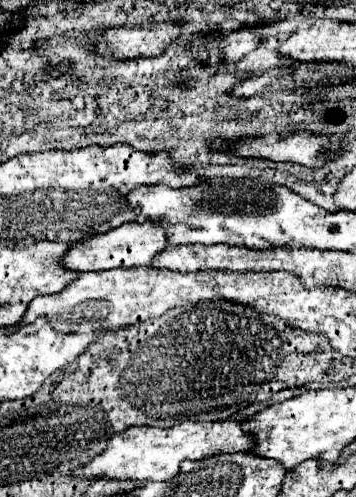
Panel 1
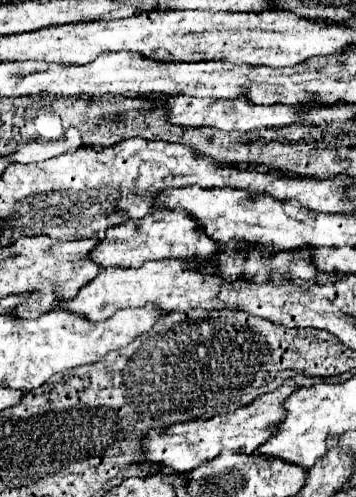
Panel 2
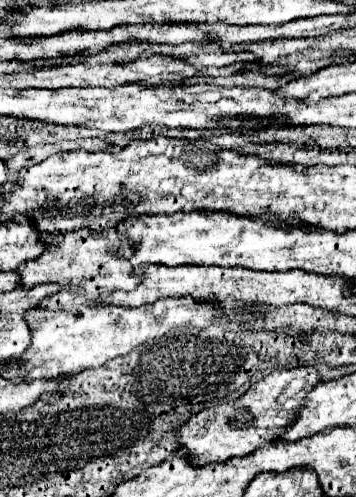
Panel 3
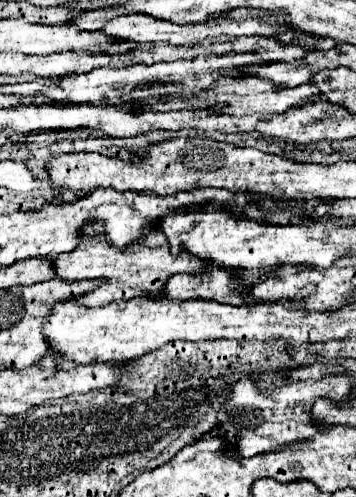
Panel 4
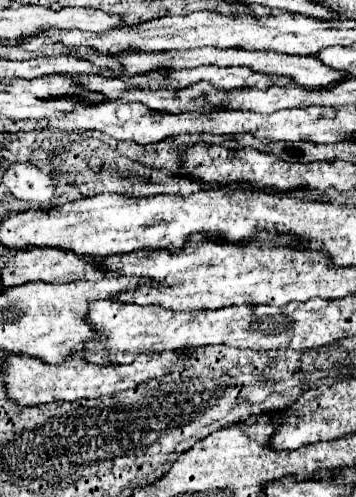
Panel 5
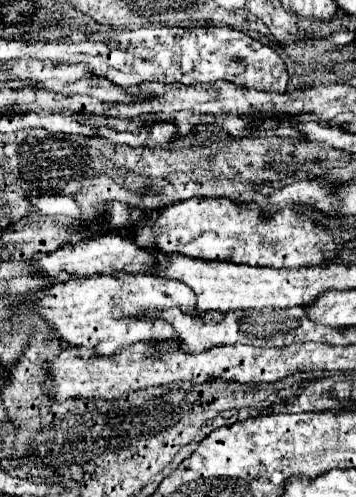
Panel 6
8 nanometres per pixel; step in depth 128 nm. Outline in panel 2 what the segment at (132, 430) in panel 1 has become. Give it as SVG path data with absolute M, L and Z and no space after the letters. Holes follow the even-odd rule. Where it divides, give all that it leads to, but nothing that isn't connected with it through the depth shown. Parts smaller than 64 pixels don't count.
M286 378L282 382L282 386L278 386L276 390L258 396L252 404L242 406L234 412L228 414L218 414L214 418L208 420L190 420L190 422L178 422L168 426L162 432L150 430L148 438L144 440L144 458L146 458L146 466L148 464L160 464L162 470L170 470L170 472L180 472L180 474L188 474L190 470L198 468L200 464L214 460L220 452L230 450L236 454L252 454L256 452L258 446L264 444L264 440L268 440L268 436L272 436L272 432L284 422L284 400L296 390L296 382L294 378Z

